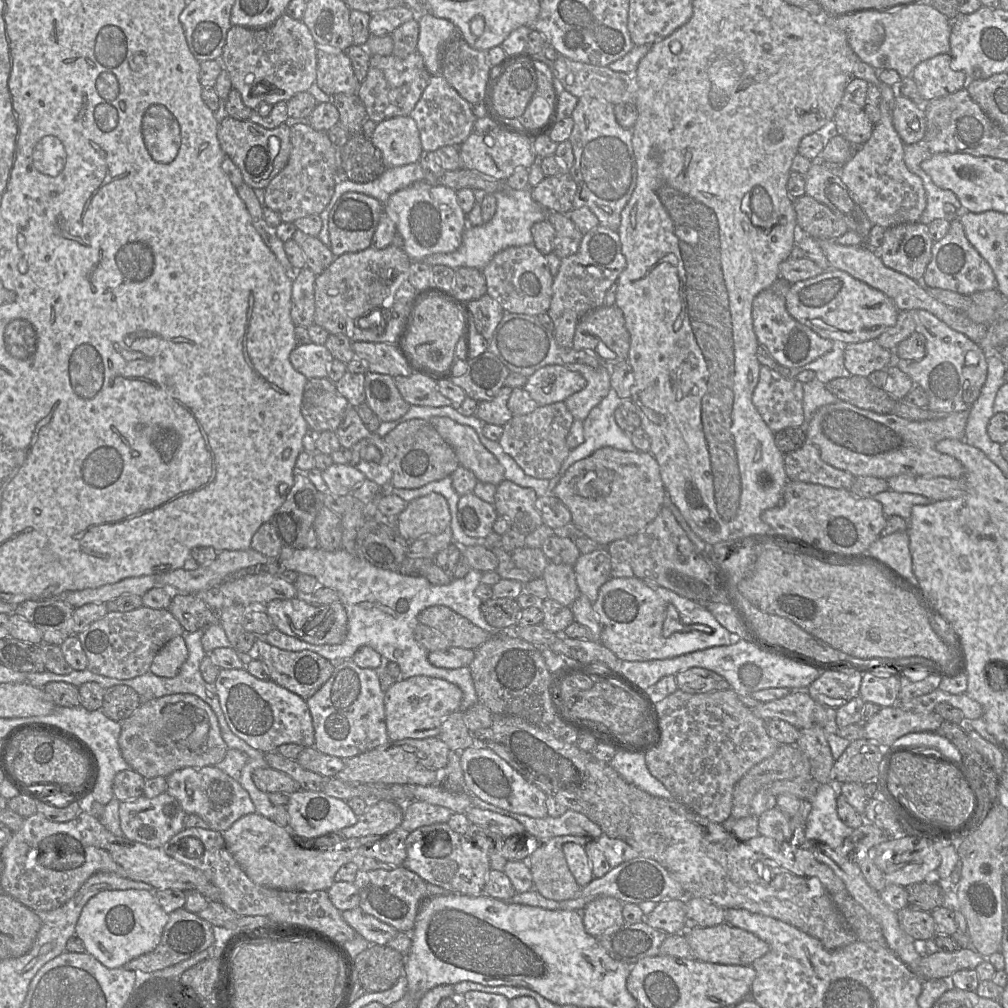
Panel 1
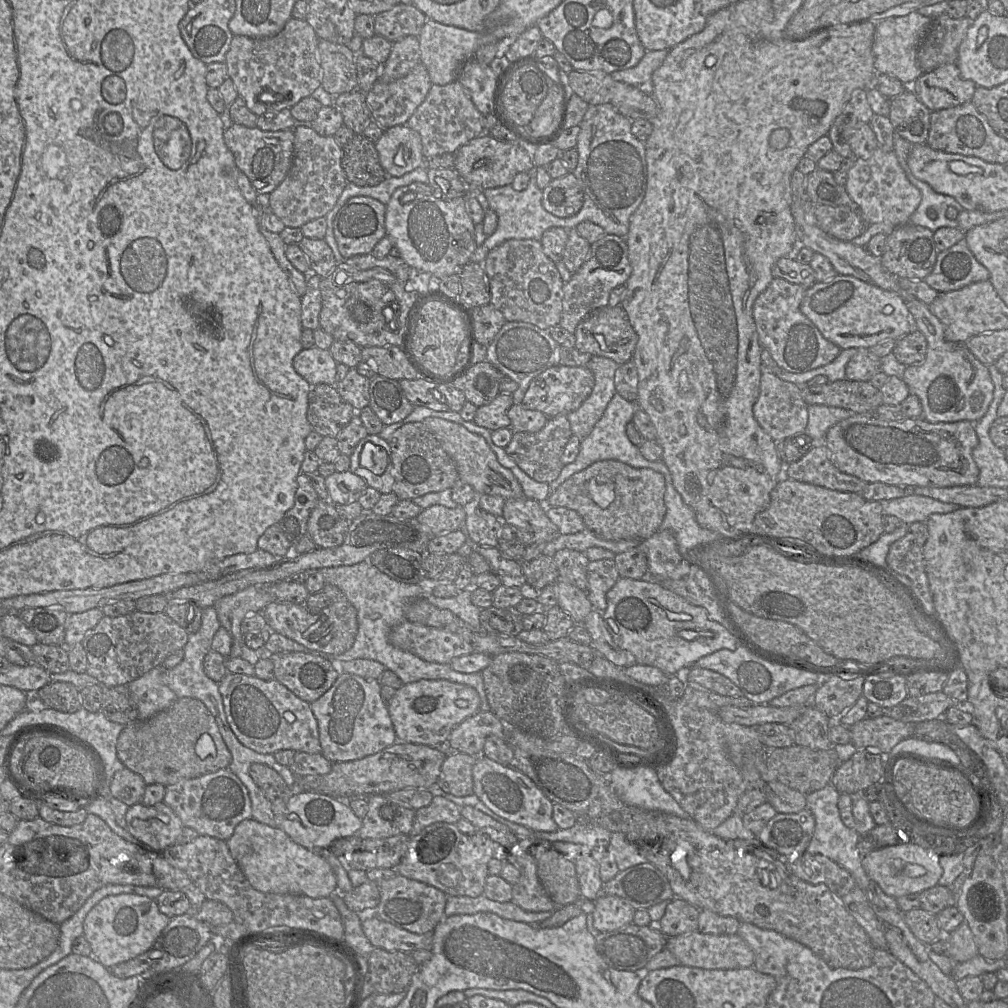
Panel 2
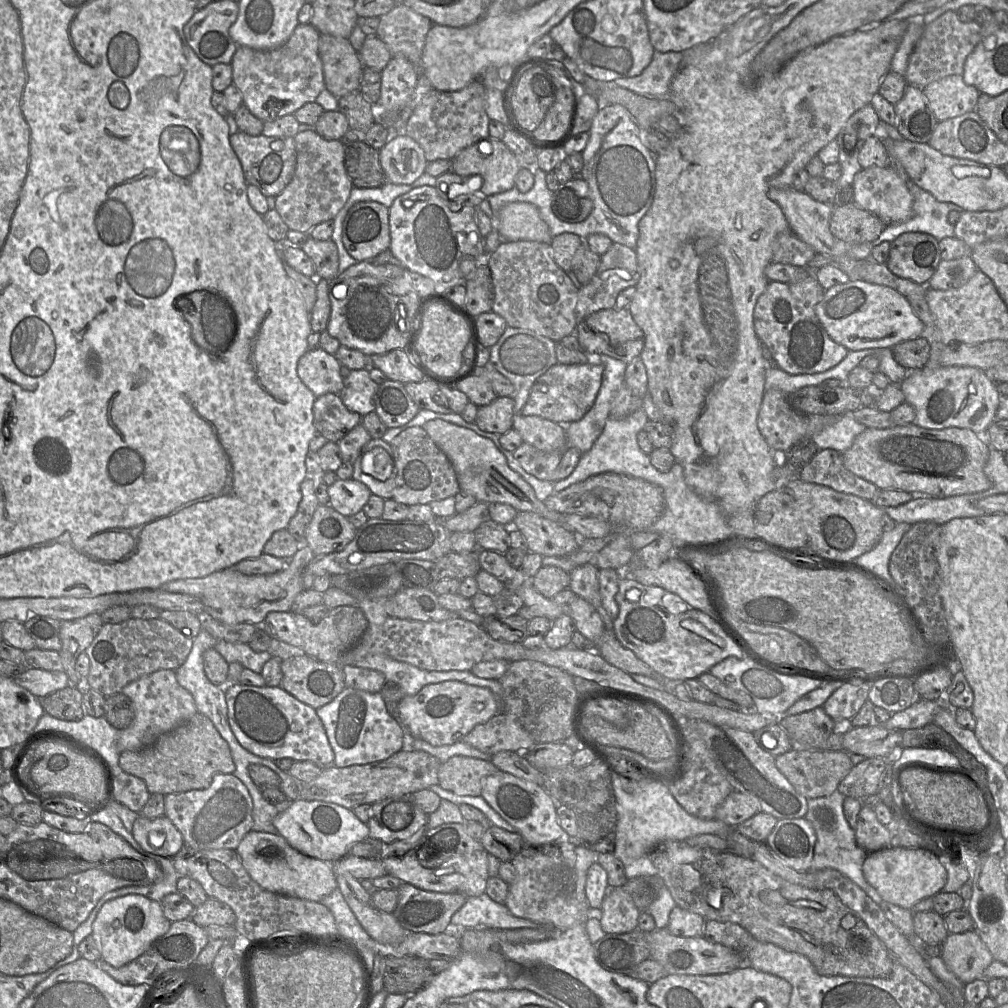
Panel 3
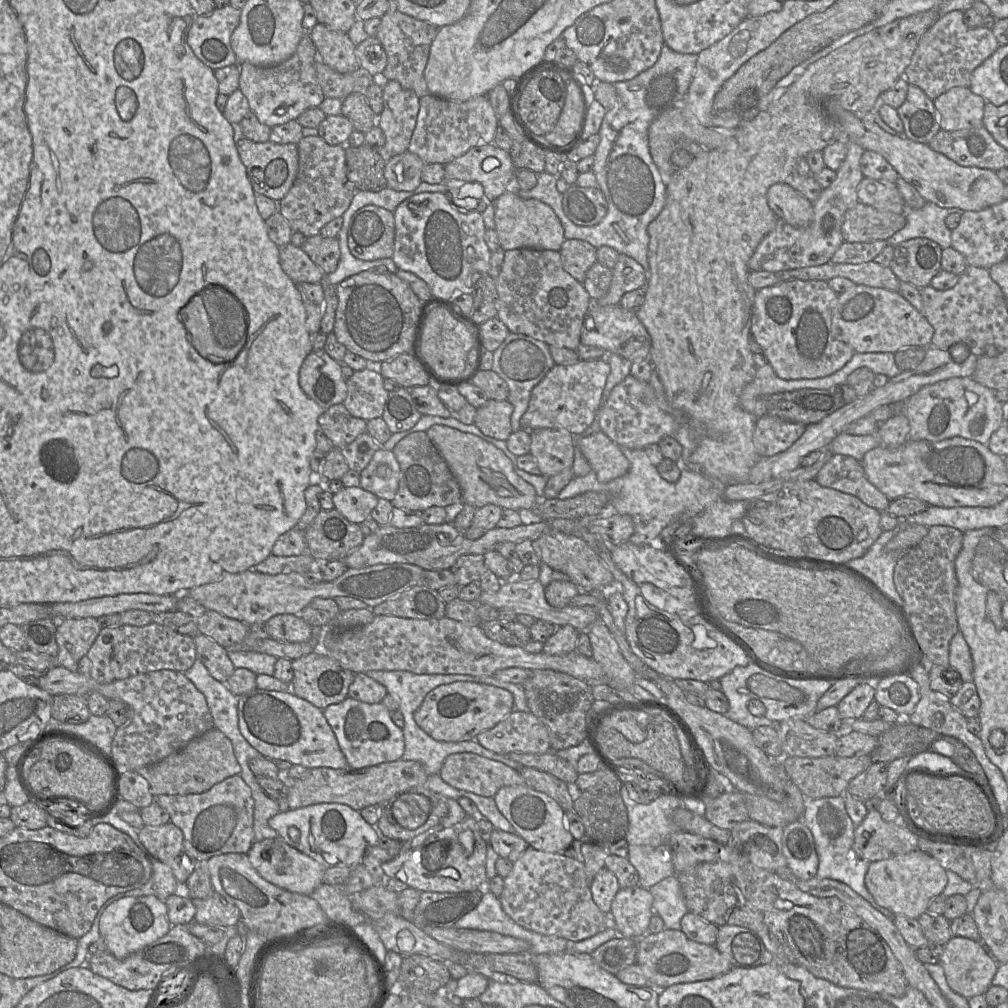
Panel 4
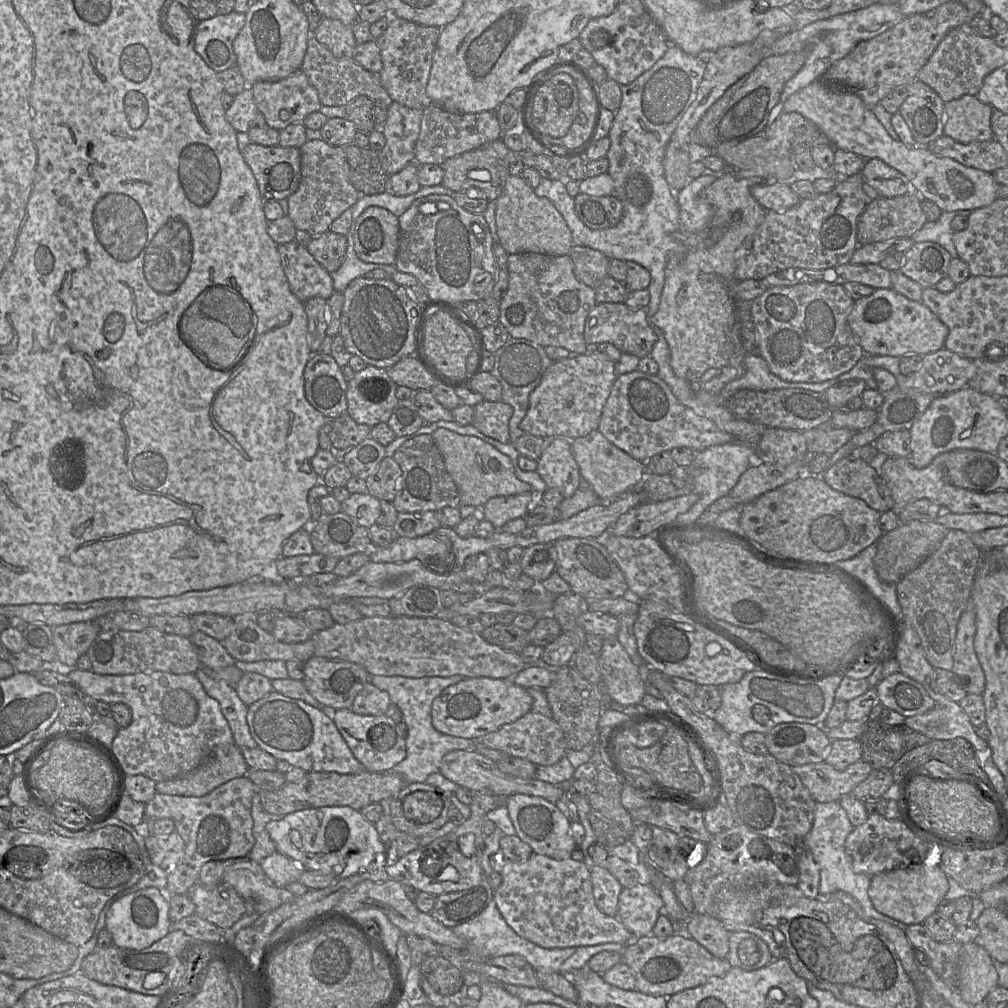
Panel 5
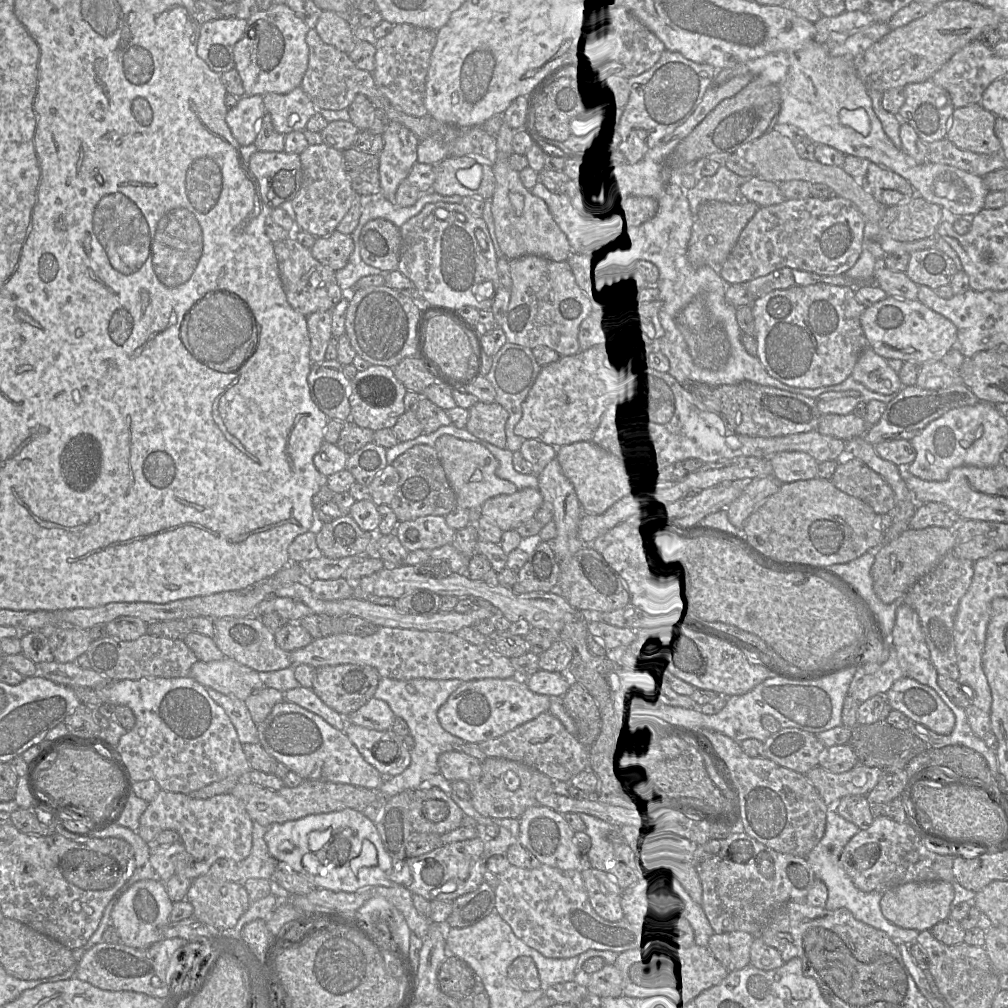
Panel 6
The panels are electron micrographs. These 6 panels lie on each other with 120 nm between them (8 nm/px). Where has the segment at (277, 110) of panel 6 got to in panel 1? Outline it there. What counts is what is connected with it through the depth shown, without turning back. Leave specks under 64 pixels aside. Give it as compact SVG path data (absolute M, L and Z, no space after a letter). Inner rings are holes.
M284 13L264 28L232 25L220 62L230 75L232 88L240 92L243 103L253 110L308 91L317 75L317 44L302 20Z

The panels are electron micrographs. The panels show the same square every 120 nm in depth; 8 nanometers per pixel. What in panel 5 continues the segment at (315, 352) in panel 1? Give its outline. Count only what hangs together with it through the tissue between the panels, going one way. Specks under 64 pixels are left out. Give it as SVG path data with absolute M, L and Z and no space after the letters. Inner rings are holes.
M312 353L304 369L305 396L328 420L346 413L347 383L331 355Z

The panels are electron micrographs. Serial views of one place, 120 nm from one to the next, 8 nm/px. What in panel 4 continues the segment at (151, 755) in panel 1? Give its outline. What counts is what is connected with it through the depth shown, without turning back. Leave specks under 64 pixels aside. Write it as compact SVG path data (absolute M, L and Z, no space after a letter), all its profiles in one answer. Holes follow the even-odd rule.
M214 727L165 759L136 772L148 781L153 796L189 795L205 792L230 776L240 775L241 766L235 758L231 741Z

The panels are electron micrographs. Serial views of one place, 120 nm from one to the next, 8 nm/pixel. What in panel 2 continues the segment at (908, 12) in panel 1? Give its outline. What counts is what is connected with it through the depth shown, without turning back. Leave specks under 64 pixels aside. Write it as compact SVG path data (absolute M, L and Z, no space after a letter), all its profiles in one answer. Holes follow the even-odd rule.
M912 12L906 16L890 17L874 23L872 51L876 74L889 74L898 78L905 86L905 90L906 86L911 86L922 74L917 64L917 51L933 20L919 12Z

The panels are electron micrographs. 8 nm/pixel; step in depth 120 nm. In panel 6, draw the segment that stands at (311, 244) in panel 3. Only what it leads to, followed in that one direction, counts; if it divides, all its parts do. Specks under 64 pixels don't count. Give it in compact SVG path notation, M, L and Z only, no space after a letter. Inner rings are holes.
M334 231L326 237L316 238L310 249L312 256L333 271L344 268L354 250L351 235Z

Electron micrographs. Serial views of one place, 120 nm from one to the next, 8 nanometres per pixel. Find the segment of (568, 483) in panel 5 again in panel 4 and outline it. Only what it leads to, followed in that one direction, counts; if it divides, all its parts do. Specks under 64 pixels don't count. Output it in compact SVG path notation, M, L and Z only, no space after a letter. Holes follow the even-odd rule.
M538 428L530 431L530 453L534 457L541 474L545 477L556 475L574 462L575 436L565 429Z

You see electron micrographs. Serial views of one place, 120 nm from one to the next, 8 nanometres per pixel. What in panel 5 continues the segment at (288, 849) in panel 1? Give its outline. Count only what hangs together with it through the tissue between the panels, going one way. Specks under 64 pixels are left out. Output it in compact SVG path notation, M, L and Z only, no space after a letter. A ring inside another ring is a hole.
M278 851L263 859L260 866L278 888L286 888L287 885L299 881L301 874L305 871L299 863Z

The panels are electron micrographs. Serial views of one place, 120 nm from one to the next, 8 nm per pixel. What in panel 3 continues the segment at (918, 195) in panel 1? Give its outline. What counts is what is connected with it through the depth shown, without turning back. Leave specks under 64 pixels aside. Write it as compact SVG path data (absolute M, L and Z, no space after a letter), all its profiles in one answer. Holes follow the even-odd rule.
M890 167L861 169L851 187L851 201L879 217L884 223L899 224L908 220L913 211L913 196L904 181Z

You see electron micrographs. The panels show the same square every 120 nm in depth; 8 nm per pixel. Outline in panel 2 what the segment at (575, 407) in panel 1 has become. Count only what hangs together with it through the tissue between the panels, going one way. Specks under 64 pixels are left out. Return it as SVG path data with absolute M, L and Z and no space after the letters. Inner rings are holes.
M592 356L585 365L594 375L594 387L581 406L566 415L572 434L580 440L591 433L610 400L617 393L614 376L619 366L613 360L601 356Z

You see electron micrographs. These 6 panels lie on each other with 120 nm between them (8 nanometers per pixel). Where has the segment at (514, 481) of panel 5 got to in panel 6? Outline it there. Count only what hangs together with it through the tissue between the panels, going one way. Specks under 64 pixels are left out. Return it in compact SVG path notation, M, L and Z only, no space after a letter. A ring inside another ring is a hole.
M445 434L436 440L434 447L447 480L455 493L458 507L464 509L481 508L484 502L492 497L501 494L509 495L518 491L518 487L514 483L496 475L499 461L482 444Z

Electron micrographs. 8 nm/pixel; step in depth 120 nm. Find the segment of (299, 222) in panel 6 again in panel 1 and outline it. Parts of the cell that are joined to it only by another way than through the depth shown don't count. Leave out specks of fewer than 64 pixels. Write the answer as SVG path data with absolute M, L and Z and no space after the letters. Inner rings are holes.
M295 124L290 128L291 153L287 165L264 189L264 204L274 211L282 222L293 223L295 220L311 215L320 215L329 204L334 188L342 176L340 169L339 148L330 141L327 132L319 132L309 125Z

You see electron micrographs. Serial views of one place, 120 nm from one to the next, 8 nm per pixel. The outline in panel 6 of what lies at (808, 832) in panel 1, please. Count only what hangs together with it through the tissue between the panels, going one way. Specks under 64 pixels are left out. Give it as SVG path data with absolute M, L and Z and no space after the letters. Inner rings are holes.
M829 807L826 815L825 833L819 843L806 856L807 862L812 867L816 878L824 882L827 886L828 899L825 907L828 910L846 908L857 920L885 932L898 943L916 943L916 938L919 934L918 930L899 927L884 917L880 908L882 893L859 890L843 869L840 862L841 852L859 830L855 824L840 816L834 807Z

